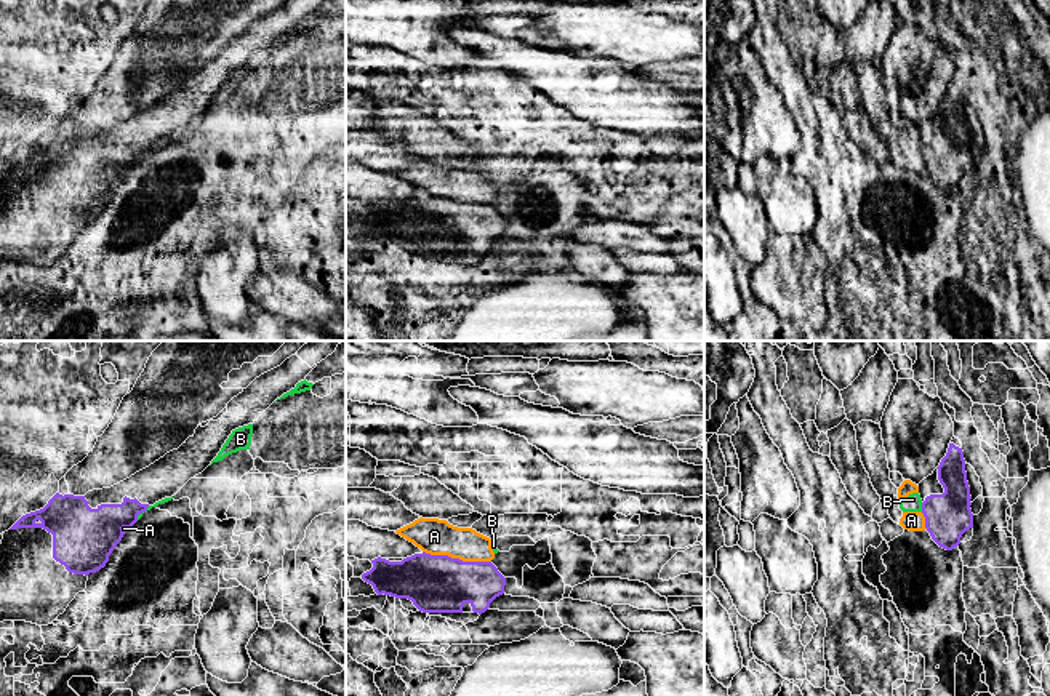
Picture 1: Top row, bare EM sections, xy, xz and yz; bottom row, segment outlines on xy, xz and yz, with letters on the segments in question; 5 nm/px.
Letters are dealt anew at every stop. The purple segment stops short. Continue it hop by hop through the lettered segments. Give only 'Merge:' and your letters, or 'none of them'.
Merge: none of them

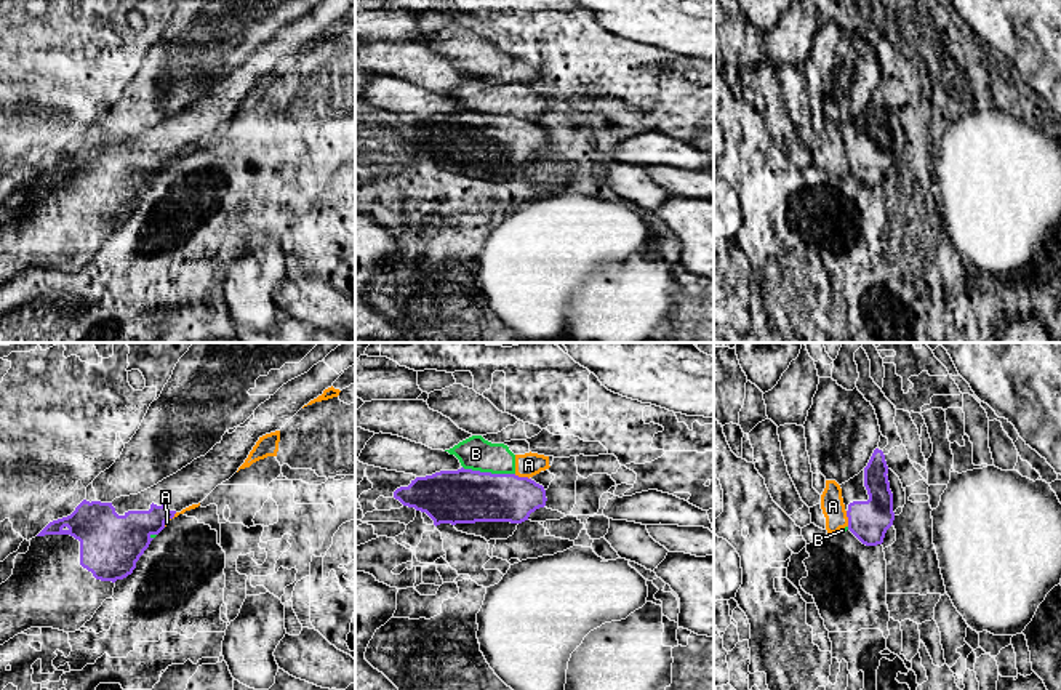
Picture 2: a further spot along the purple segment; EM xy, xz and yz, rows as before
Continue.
Merge: none of them

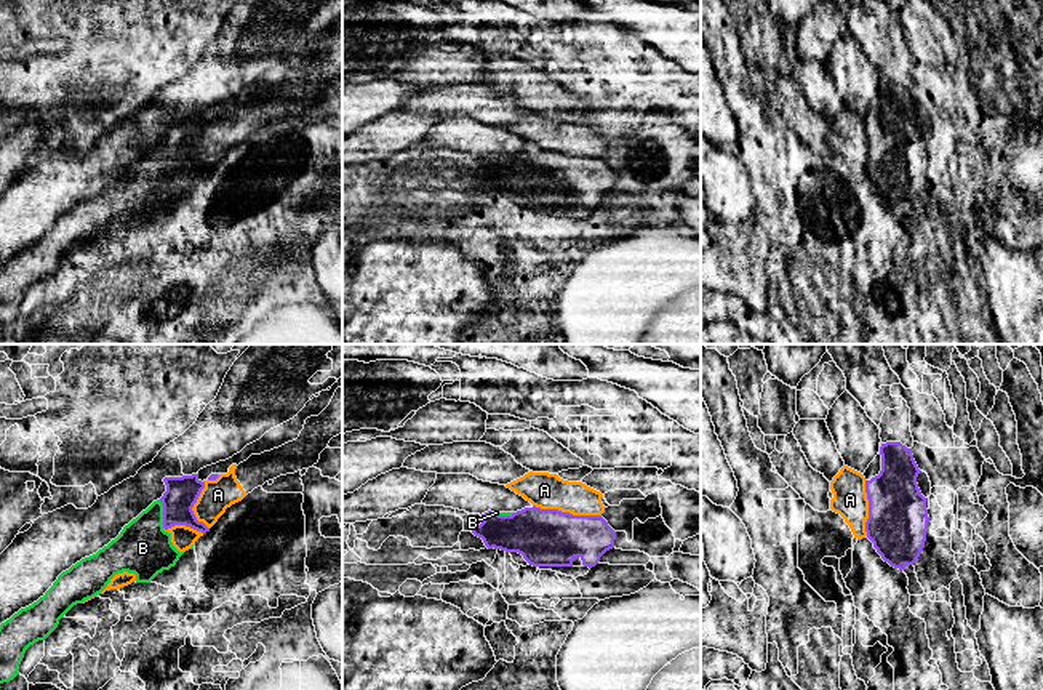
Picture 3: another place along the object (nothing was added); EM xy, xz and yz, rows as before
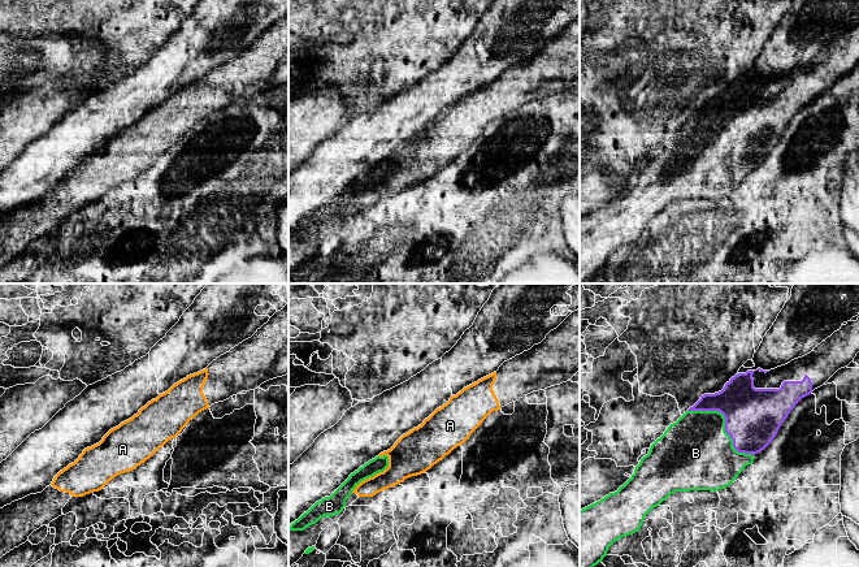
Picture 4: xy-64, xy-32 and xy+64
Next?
Merge: B

